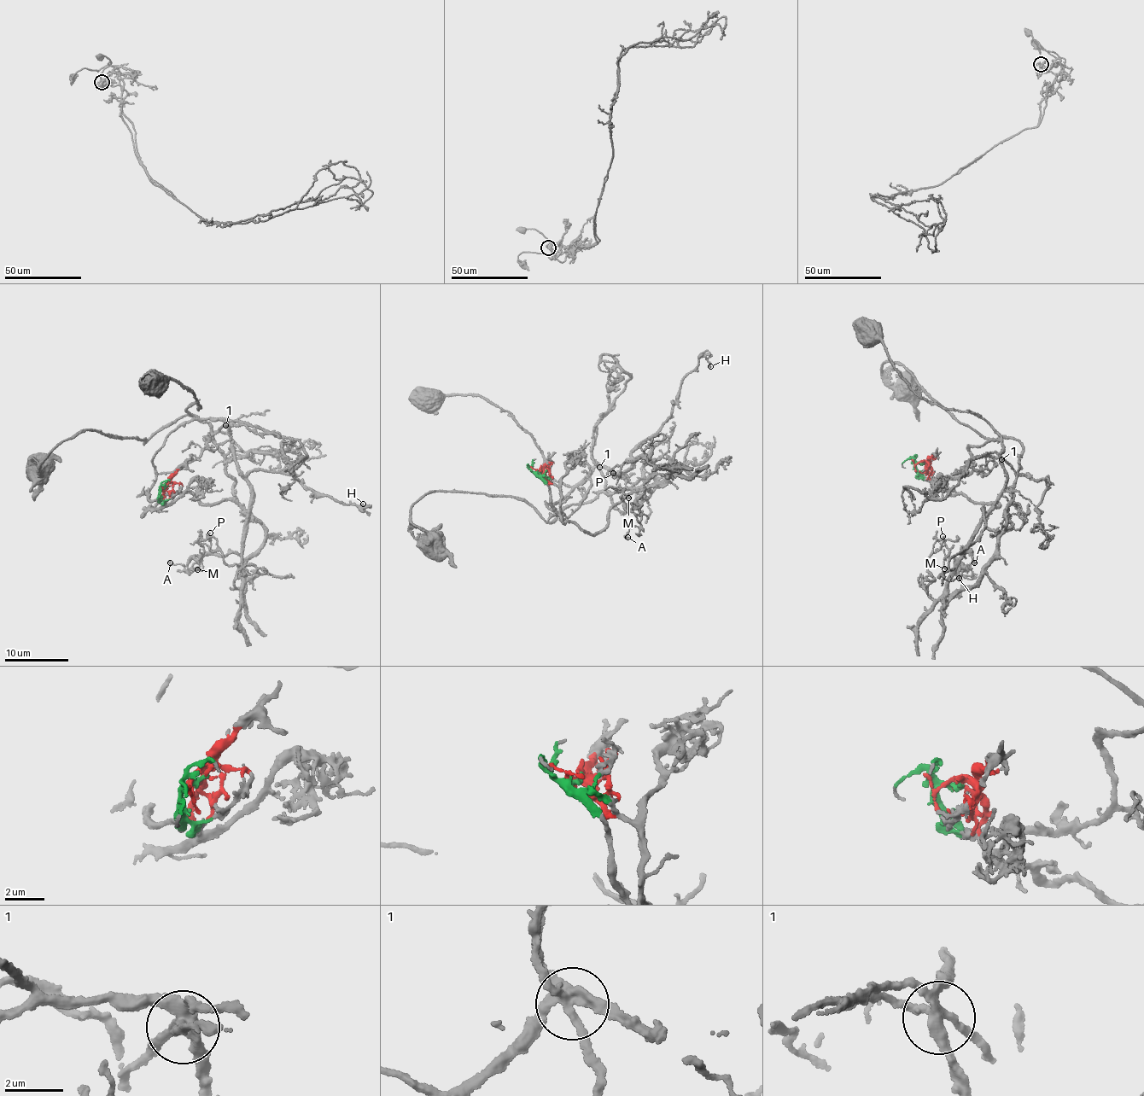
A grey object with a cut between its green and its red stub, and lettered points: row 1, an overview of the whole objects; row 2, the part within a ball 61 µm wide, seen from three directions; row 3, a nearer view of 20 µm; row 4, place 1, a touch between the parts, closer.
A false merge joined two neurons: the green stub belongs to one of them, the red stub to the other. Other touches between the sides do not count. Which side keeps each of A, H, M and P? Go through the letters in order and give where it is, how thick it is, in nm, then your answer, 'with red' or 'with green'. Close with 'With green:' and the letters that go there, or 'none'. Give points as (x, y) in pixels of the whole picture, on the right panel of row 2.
A: place (974, 562); calibre 220 nm; with red
H: place (959, 578); calibre 130 nm; with green
M: place (944, 568); calibre 200 nm; with red
P: place (942, 536); calibre 130 nm; with green
With green: H, P

